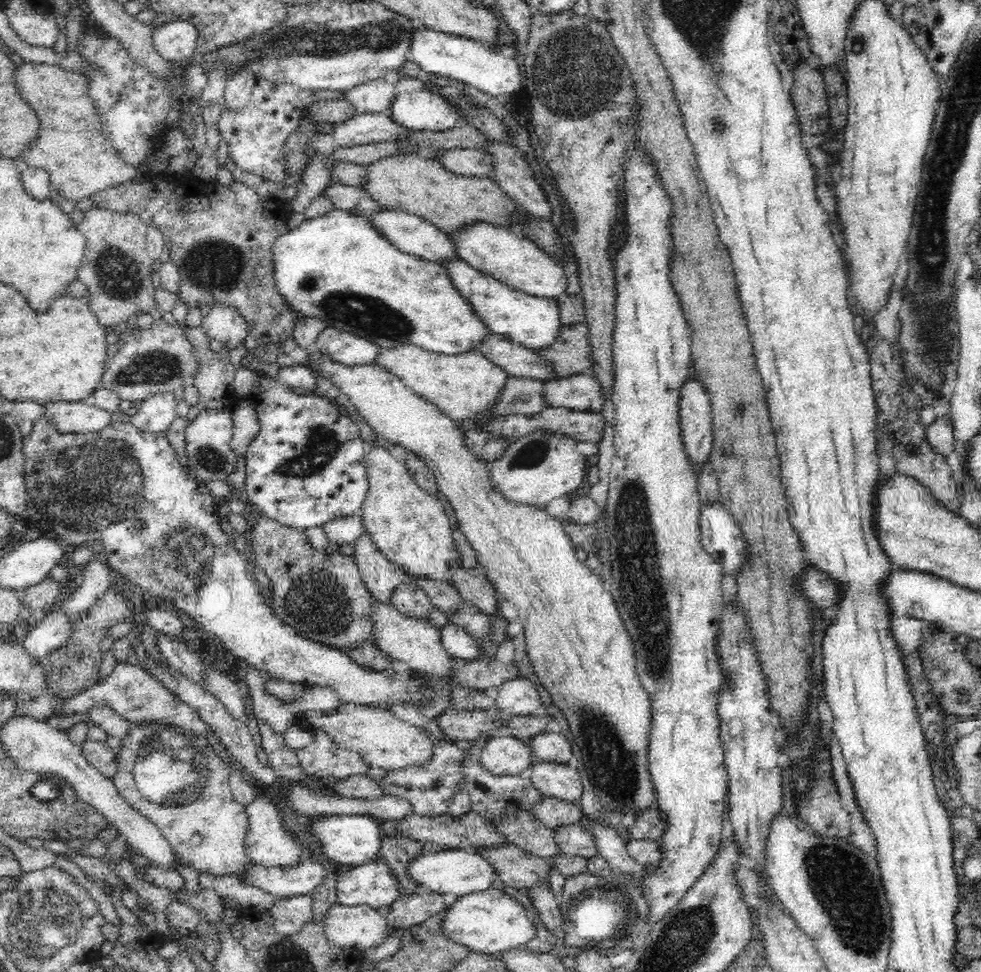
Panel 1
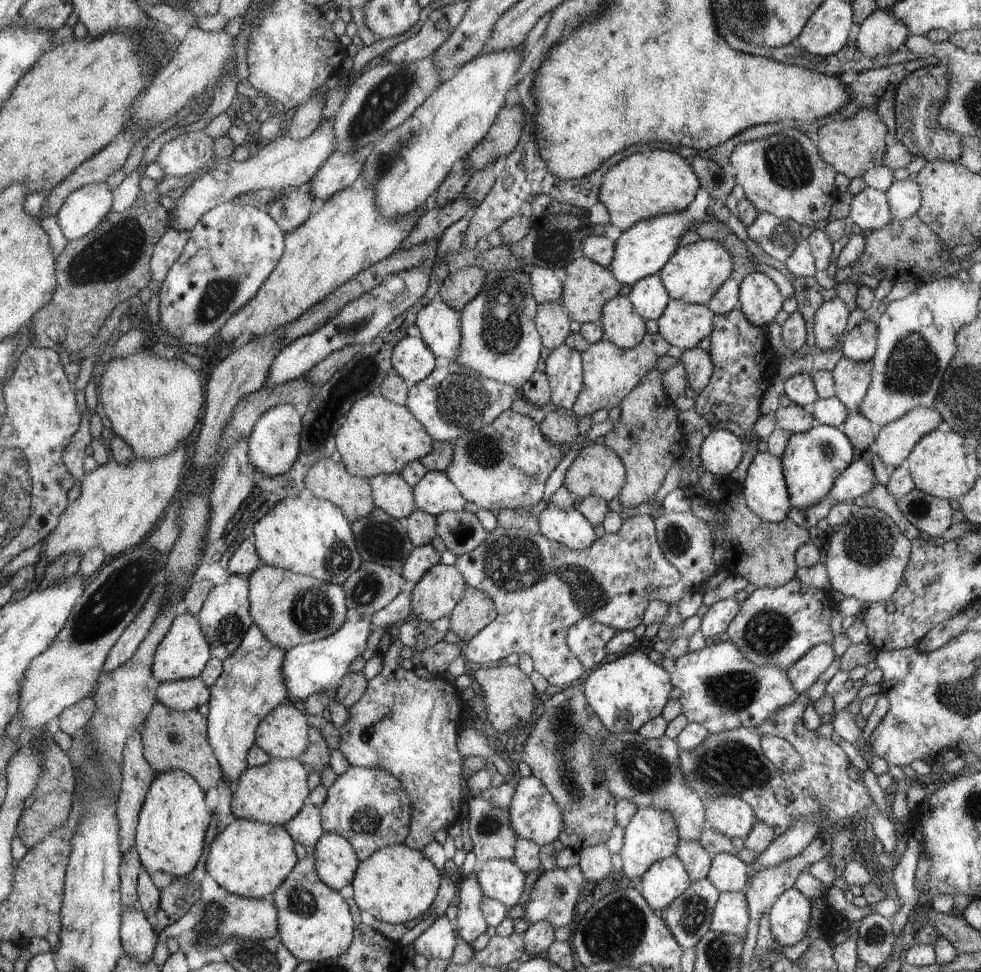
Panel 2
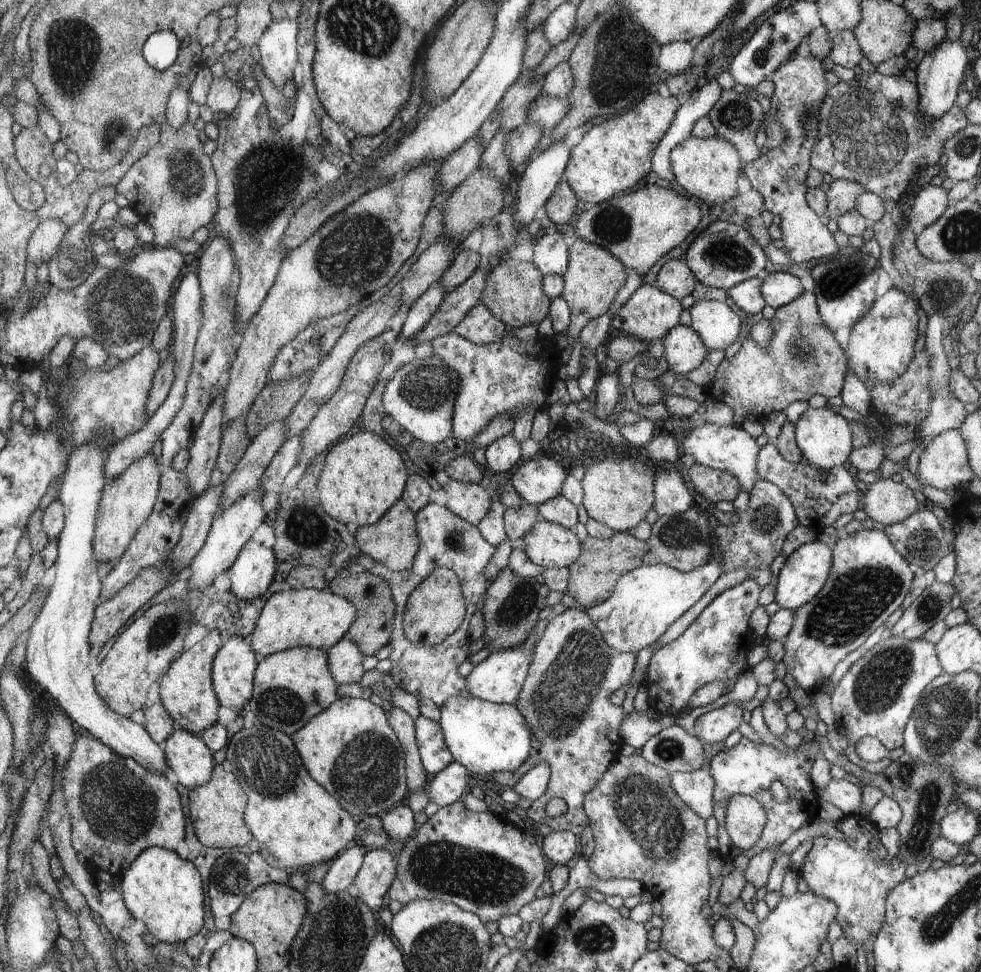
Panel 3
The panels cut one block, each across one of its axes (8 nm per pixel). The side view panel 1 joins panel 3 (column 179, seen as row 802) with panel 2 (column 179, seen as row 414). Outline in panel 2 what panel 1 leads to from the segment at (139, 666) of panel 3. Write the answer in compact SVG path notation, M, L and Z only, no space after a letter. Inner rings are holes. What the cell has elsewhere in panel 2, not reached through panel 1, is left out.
M149 345L136 350L125 359L112 356L107 363L108 367L96 385L105 416L112 422L112 430L126 441L133 450L133 456L138 459L153 461L170 455L178 444L182 444L194 432L202 414L202 404L206 404L202 378L196 374L197 370L192 370L192 367L185 362L178 362L178 357L172 360L165 357L158 358Z

